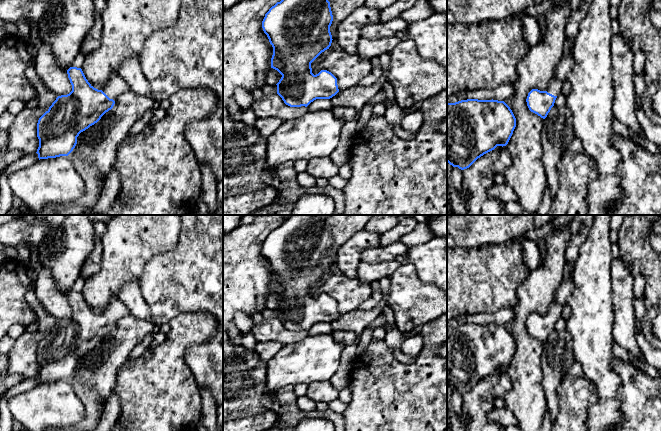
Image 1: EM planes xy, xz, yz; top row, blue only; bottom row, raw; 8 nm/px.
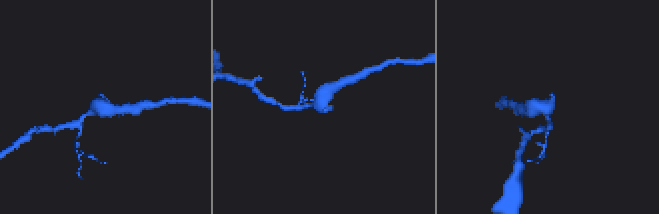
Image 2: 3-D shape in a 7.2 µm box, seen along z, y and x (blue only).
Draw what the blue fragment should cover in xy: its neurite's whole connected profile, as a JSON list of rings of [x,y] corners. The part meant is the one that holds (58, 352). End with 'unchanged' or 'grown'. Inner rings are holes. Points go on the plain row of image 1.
[[[70,291],[67,298],[72,315],[58,320],[37,347],[39,384],[68,380],[79,358],[111,334],[116,321],[130,315],[129,308],[120,300],[98,314],[88,306],[81,292]]] | grown

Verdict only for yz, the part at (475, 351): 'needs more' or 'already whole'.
already whole

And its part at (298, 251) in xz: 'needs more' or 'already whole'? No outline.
already whole

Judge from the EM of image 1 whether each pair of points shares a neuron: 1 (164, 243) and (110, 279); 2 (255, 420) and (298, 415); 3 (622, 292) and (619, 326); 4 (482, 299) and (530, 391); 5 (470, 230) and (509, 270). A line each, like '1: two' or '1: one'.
1: one
2: two
3: one
4: two
5: two

